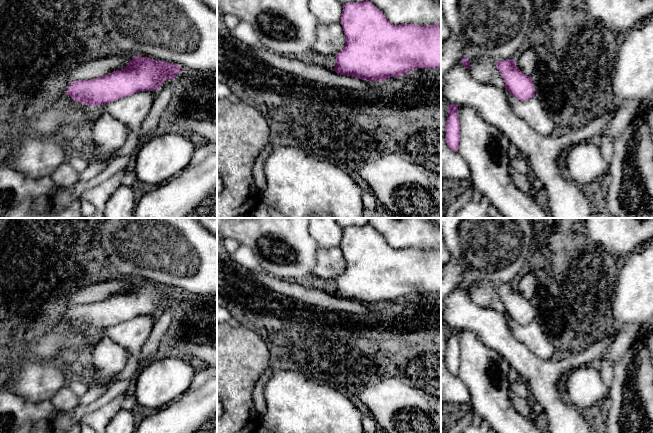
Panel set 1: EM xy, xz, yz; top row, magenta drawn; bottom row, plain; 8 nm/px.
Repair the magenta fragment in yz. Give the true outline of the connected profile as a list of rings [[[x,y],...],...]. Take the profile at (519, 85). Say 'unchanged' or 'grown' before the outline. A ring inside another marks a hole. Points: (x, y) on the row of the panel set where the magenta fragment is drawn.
unchanged; [[[500,60],[495,62],[505,83],[505,89],[521,101],[535,96],[535,86],[530,78],[524,74],[515,63],[515,60]]]

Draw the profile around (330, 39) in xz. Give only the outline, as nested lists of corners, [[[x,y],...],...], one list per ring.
[[[318,23],[312,51],[323,55],[336,55],[344,48],[345,43],[346,37],[340,23],[329,25]]]

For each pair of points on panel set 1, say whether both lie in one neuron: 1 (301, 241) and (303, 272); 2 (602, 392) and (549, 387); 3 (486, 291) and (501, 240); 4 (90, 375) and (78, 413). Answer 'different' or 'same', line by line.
1: same
2: different
3: different
4: different

